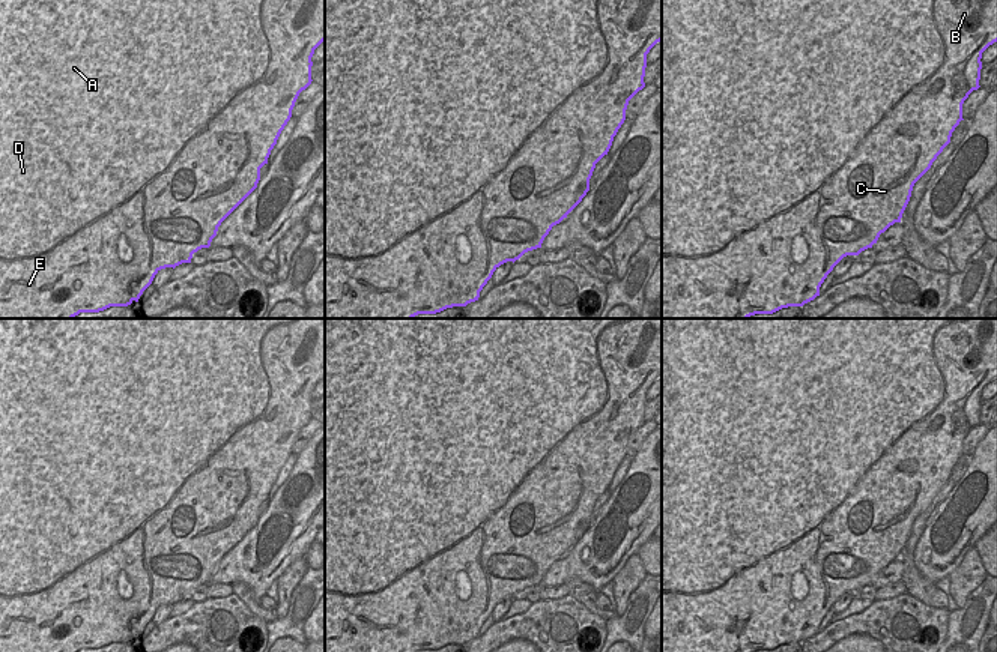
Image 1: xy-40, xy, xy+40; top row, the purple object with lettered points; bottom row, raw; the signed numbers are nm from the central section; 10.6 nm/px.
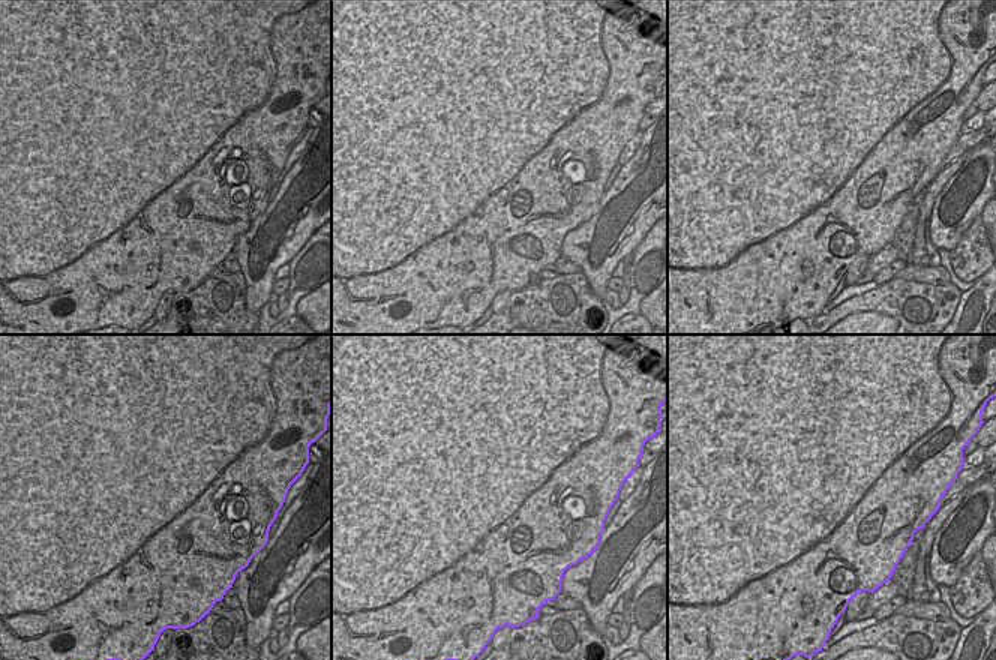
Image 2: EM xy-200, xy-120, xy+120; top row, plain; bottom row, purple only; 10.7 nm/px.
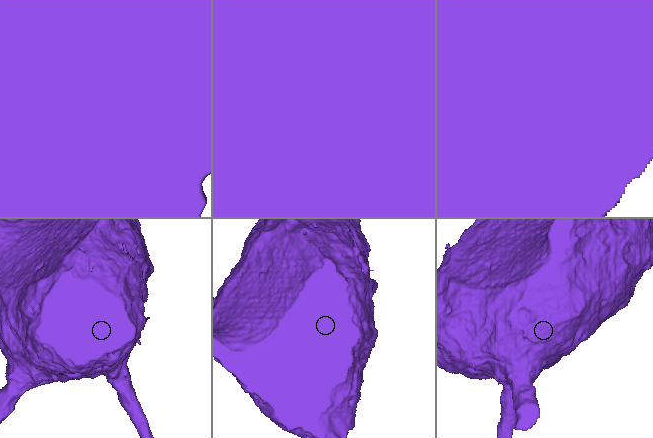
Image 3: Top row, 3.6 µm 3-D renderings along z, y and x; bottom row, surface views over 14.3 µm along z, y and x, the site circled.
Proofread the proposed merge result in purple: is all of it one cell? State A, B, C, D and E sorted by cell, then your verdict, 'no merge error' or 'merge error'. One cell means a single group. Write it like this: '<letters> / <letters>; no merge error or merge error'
A B C D E; no merge error

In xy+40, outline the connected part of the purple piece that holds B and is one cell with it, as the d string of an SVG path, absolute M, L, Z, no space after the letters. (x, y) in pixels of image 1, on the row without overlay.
M662 318L662 652L755 652L803 643L847 592L872 584L881 569L901 559L914 520L950 479L962 440L977 427L982 389L997 379L997 318Z

